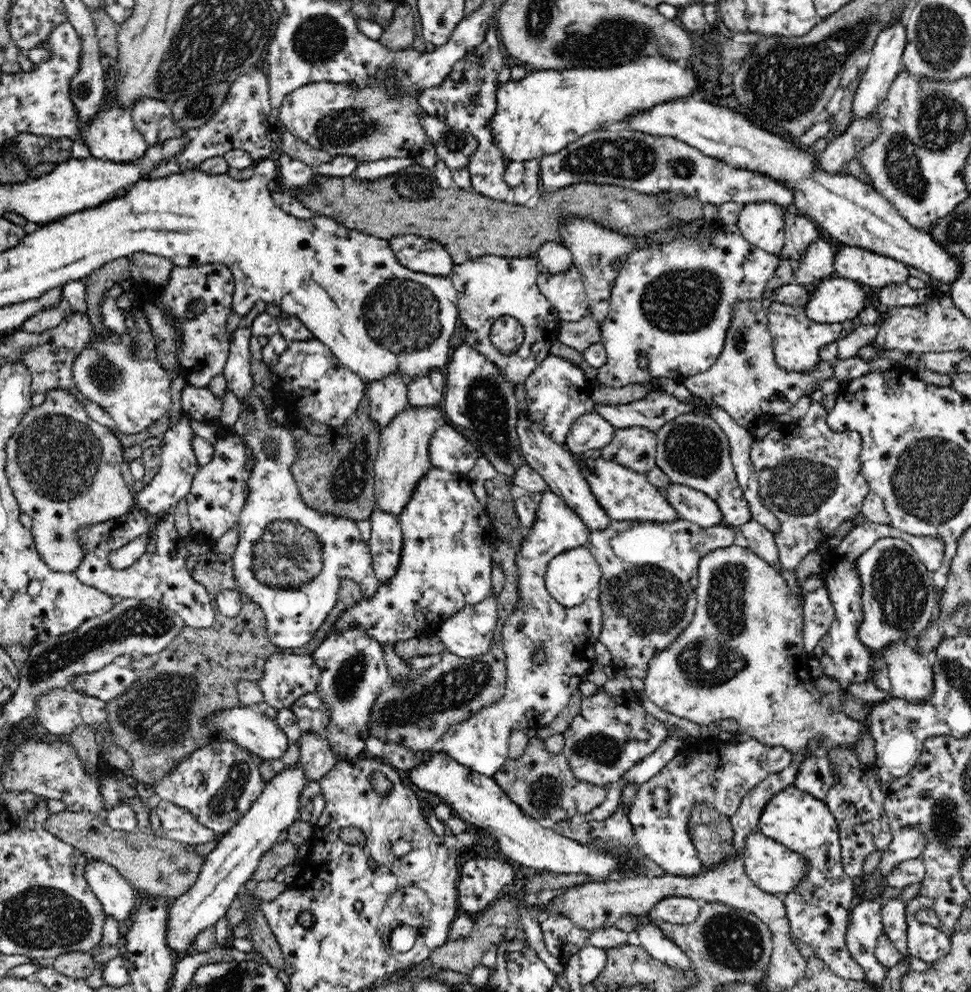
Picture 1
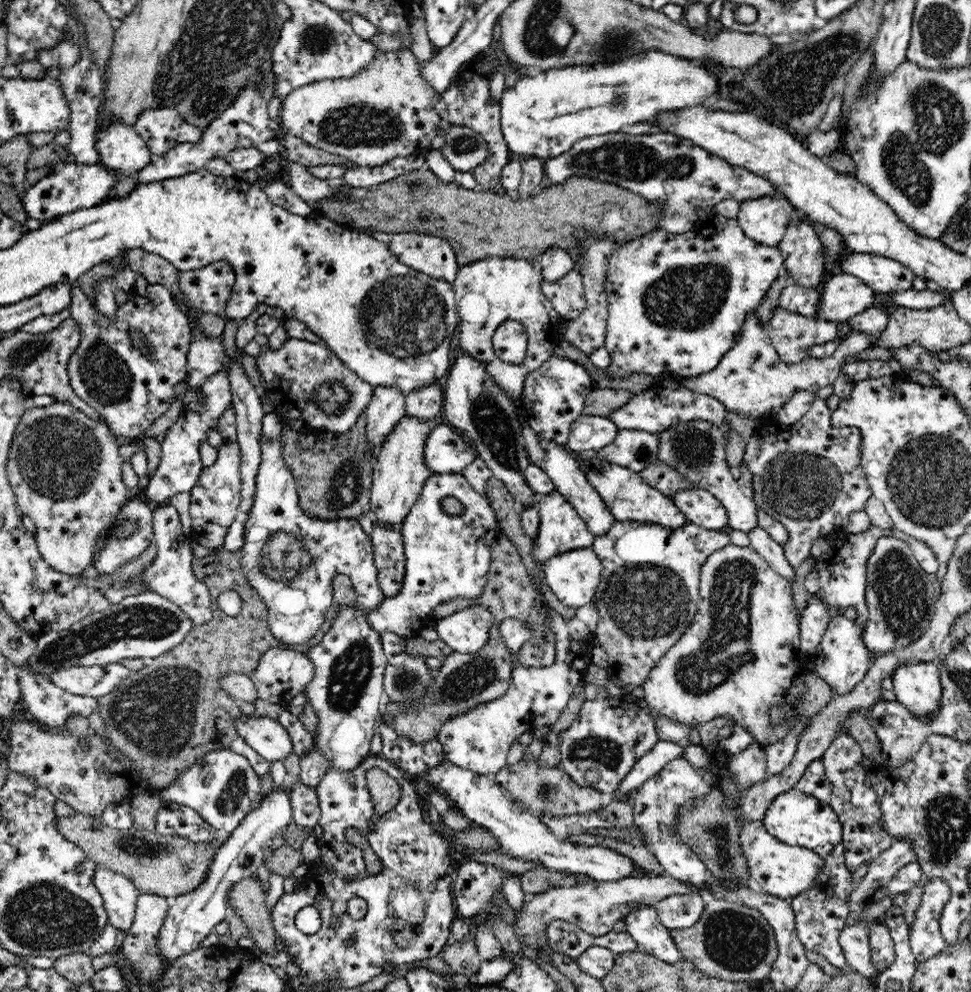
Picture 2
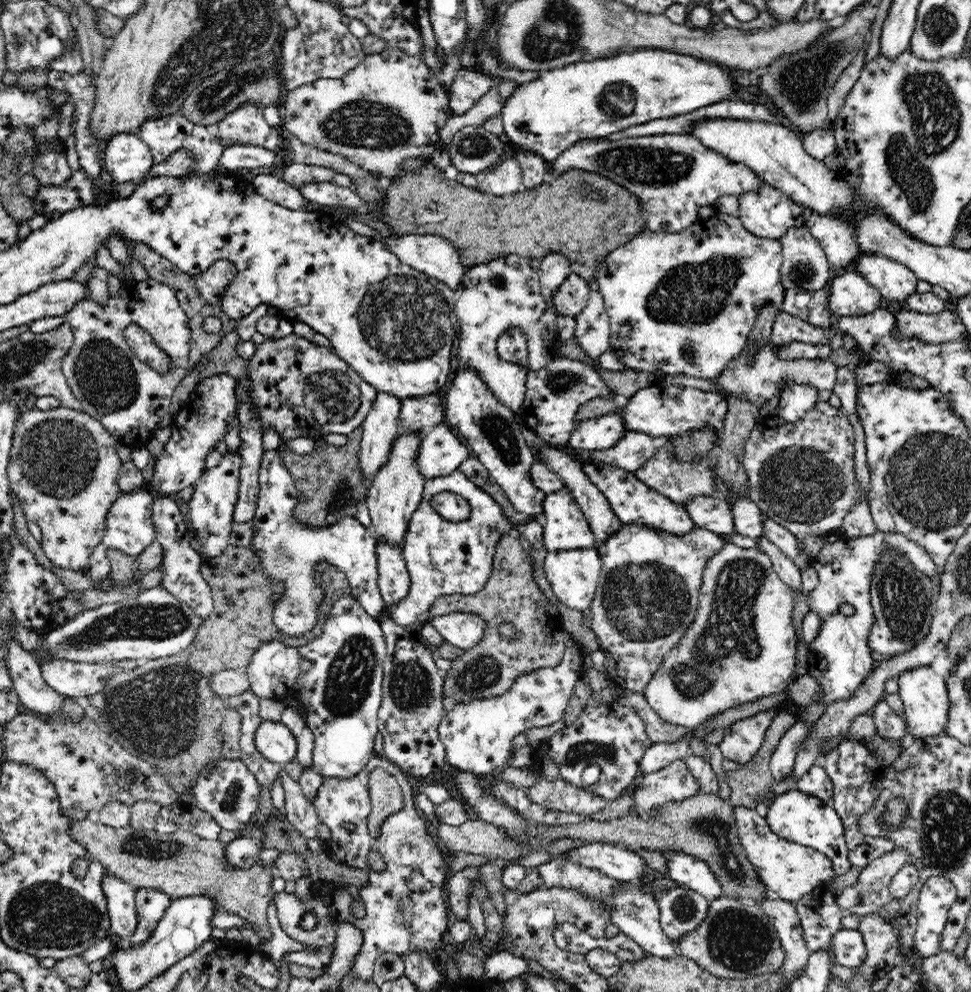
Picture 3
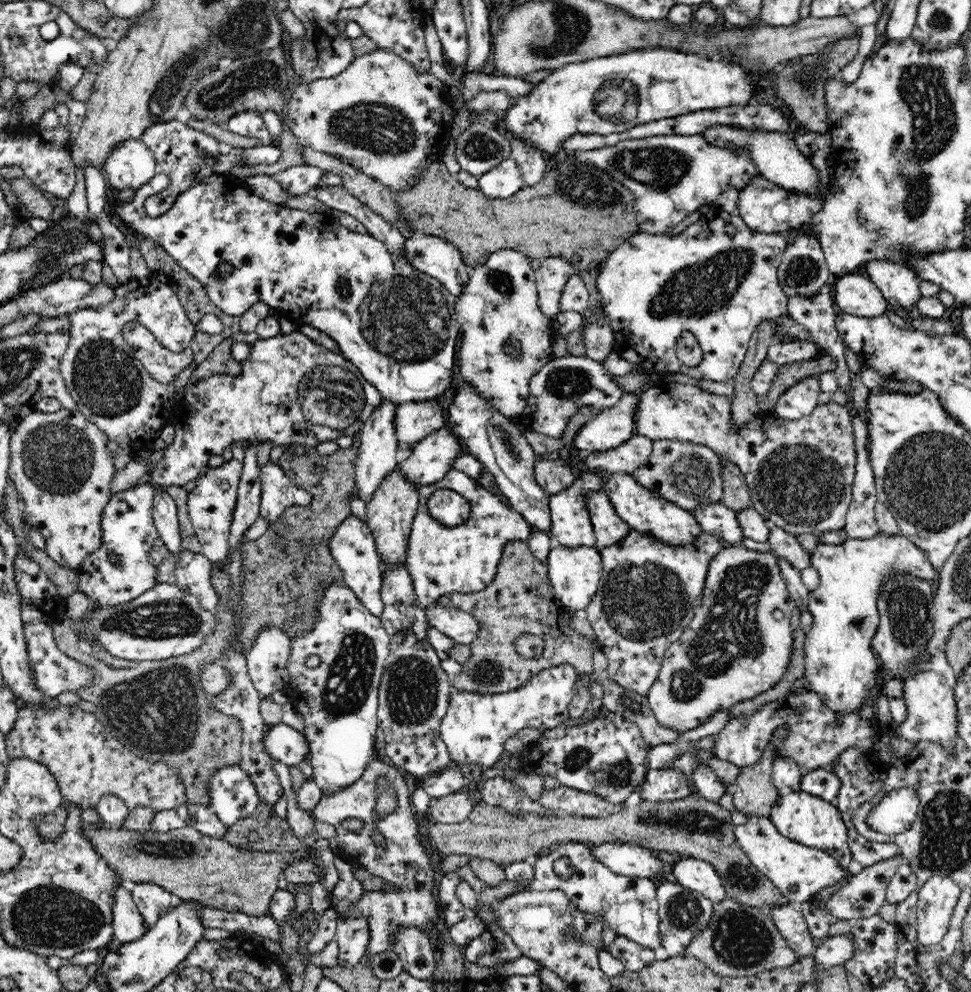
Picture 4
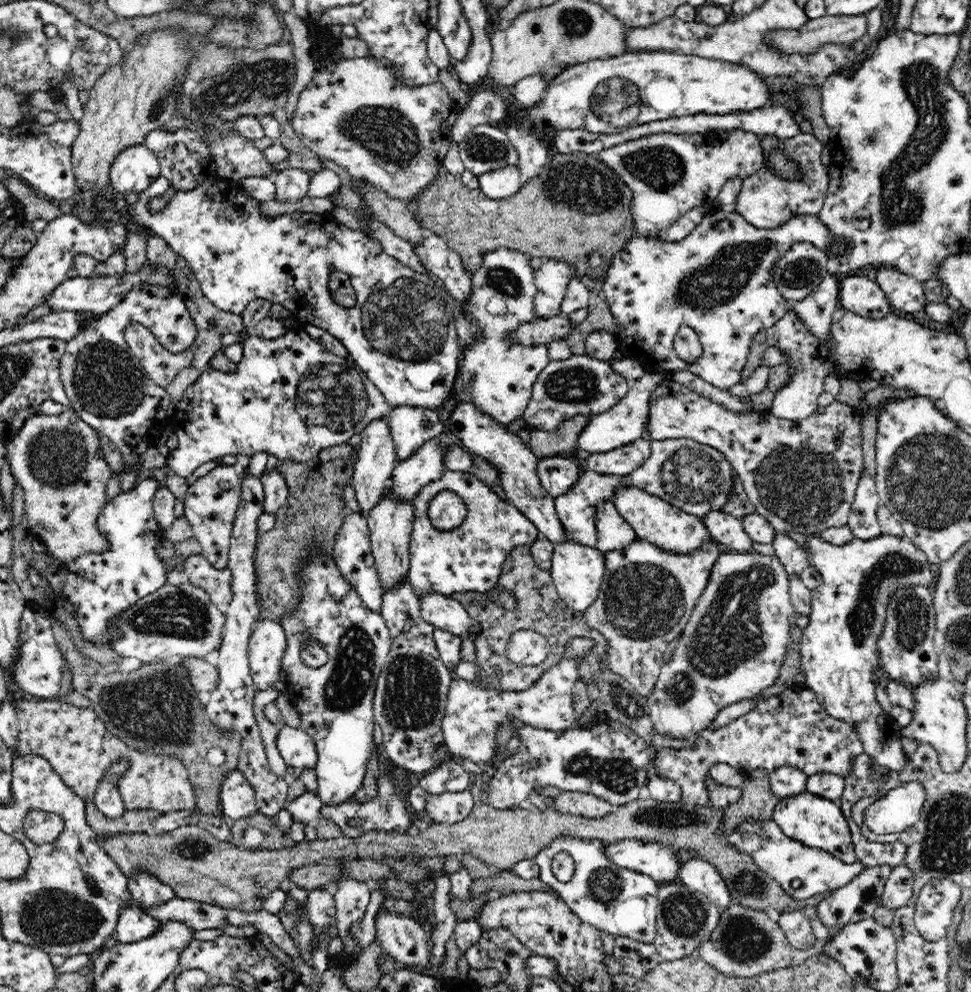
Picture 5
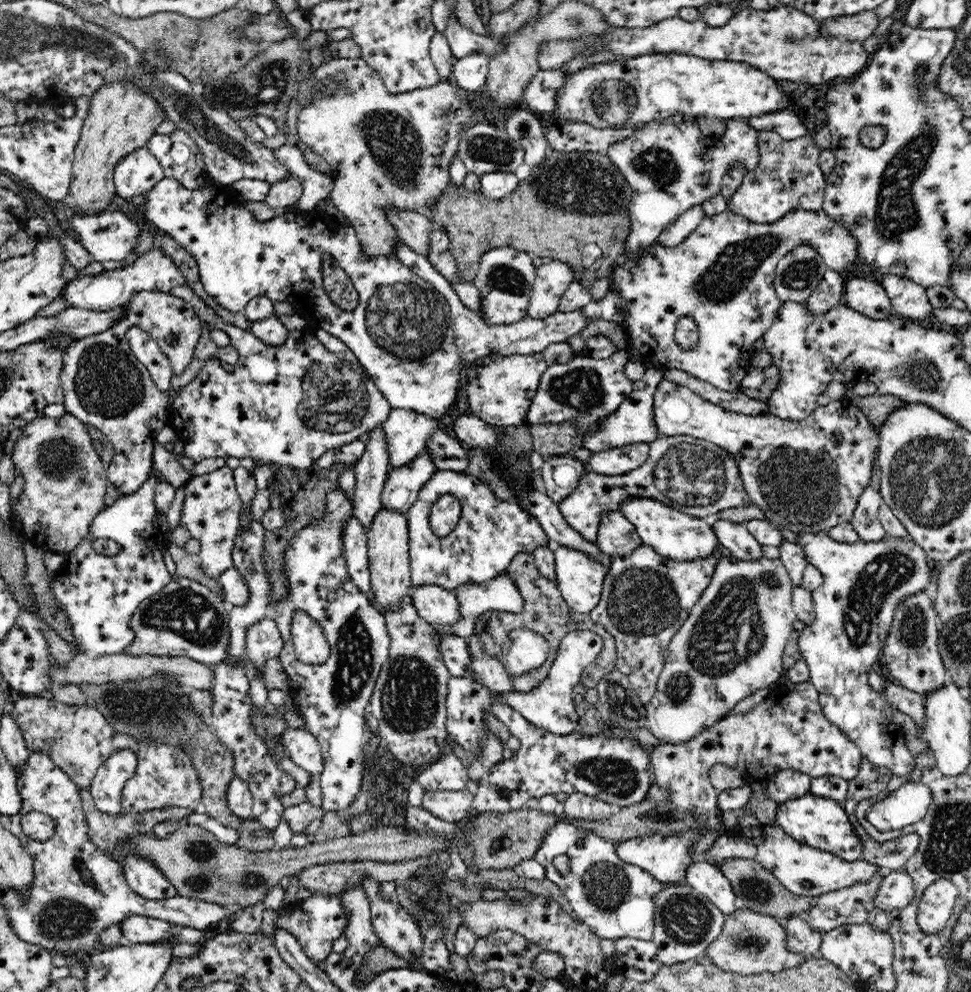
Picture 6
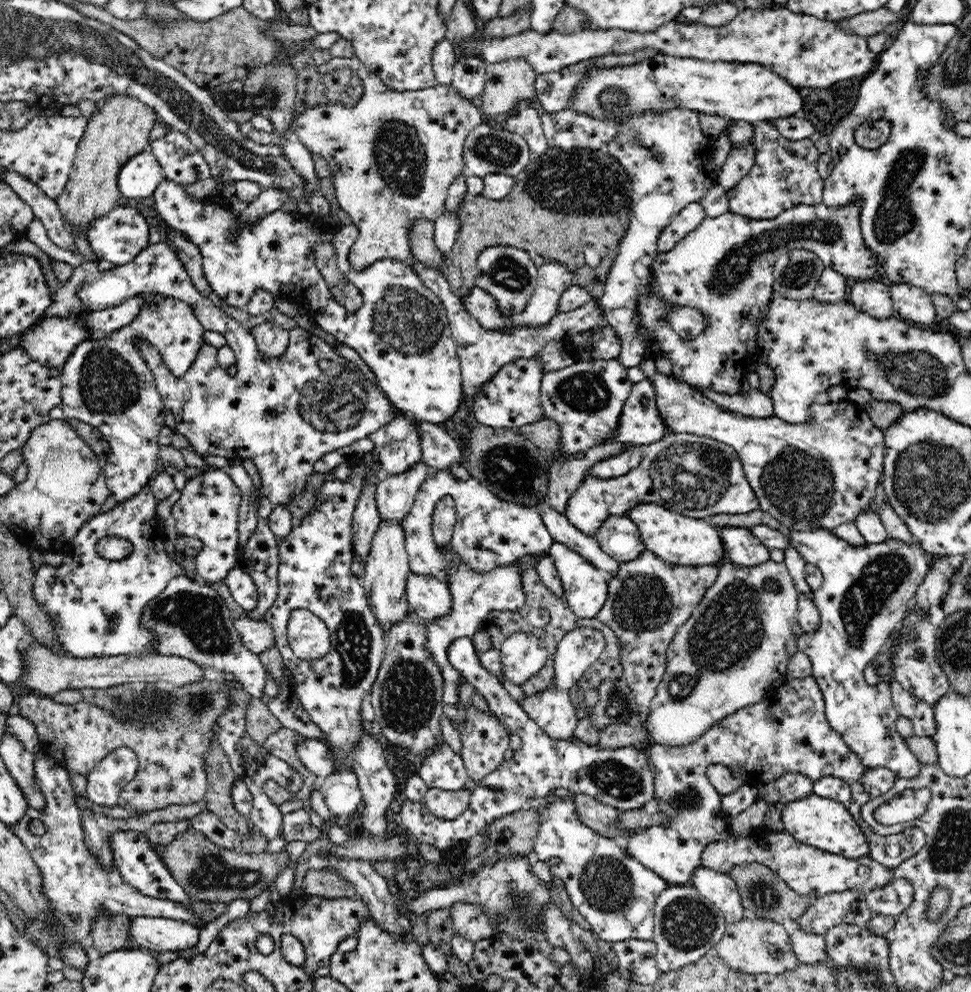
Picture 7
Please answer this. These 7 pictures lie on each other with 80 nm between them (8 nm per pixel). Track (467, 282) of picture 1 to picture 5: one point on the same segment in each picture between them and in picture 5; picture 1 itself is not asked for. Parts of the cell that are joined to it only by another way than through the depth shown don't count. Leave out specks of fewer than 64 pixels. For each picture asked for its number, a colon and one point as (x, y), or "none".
2: (487, 292)
3: (491, 297)
4: (499, 302)
5: (497, 375)

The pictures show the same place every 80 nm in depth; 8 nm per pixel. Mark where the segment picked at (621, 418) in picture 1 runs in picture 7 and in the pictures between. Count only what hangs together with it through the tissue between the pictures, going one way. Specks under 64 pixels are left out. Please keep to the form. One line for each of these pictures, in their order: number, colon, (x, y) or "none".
2: (653, 410)
3: (662, 412)
4: (800, 473)
5: (802, 476)
6: (807, 476)
7: (819, 474)

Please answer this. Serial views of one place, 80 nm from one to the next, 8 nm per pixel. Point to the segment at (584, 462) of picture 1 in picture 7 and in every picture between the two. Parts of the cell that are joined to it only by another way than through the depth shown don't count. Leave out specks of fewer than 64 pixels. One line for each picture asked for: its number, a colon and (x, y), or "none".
2: (628, 498)
3: (633, 502)
4: (643, 510)
5: (654, 520)
6: (675, 535)
7: (674, 538)

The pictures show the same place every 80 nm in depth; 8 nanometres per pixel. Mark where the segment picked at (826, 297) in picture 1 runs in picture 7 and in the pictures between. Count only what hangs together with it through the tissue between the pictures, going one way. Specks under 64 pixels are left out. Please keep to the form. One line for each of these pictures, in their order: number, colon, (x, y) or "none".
2: (843, 296)
3: (849, 294)
4: (854, 294)
5: (860, 295)
6: (870, 298)
7: (874, 298)

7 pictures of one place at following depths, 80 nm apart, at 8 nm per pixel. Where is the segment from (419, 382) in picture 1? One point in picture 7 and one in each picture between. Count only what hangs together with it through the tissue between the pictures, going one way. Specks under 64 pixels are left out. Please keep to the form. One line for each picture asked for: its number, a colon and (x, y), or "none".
2: (425, 403)
3: (422, 413)
4: (414, 420)
5: (410, 427)
6: (407, 432)
7: (397, 443)

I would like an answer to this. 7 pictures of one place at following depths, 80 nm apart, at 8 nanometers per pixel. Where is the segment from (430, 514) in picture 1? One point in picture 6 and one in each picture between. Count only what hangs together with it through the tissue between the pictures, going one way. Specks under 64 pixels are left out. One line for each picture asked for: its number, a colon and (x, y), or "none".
2: (448, 557)
3: (443, 557)
4: (441, 560)
5: (470, 558)
6: (490, 532)

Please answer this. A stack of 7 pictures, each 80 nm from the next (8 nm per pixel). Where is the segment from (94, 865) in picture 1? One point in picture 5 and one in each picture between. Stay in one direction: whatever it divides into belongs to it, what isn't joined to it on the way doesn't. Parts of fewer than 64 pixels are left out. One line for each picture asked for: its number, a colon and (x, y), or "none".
2: (120, 896)
3: (120, 895)
4: (128, 926)
5: (133, 925)

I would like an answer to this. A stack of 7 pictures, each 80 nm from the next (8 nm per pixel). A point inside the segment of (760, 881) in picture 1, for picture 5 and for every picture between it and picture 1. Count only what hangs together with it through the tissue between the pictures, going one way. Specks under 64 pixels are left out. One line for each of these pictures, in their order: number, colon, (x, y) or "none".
2: (782, 870)
3: (790, 870)
4: (800, 872)
5: (803, 872)

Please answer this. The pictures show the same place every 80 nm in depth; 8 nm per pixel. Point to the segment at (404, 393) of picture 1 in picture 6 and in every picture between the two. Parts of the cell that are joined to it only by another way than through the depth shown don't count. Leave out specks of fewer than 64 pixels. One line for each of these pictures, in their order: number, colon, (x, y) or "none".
2: (386, 408)
3: (380, 427)
4: (376, 458)
5: (376, 460)
6: (372, 469)

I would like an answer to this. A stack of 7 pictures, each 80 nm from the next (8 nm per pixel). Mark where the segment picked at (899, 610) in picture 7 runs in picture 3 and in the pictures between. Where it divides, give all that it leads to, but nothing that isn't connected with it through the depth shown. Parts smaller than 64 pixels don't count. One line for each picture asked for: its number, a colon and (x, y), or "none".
3: (840, 658)
4: (840, 666)
5: (839, 653)
6: (863, 582)

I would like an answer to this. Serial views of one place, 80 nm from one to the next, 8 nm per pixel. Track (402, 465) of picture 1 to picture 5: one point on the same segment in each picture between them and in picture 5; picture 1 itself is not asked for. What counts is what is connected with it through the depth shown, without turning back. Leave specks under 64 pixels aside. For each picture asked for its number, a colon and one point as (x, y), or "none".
2: (399, 473)
3: (396, 492)
4: (390, 514)
5: (390, 523)

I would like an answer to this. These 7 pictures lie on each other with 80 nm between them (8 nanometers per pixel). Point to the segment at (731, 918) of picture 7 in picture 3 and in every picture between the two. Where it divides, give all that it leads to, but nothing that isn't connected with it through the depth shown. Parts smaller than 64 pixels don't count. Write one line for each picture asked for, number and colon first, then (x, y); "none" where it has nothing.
3: (688, 871)
4: (700, 876)
5: (699, 875)
6: (706, 878)

